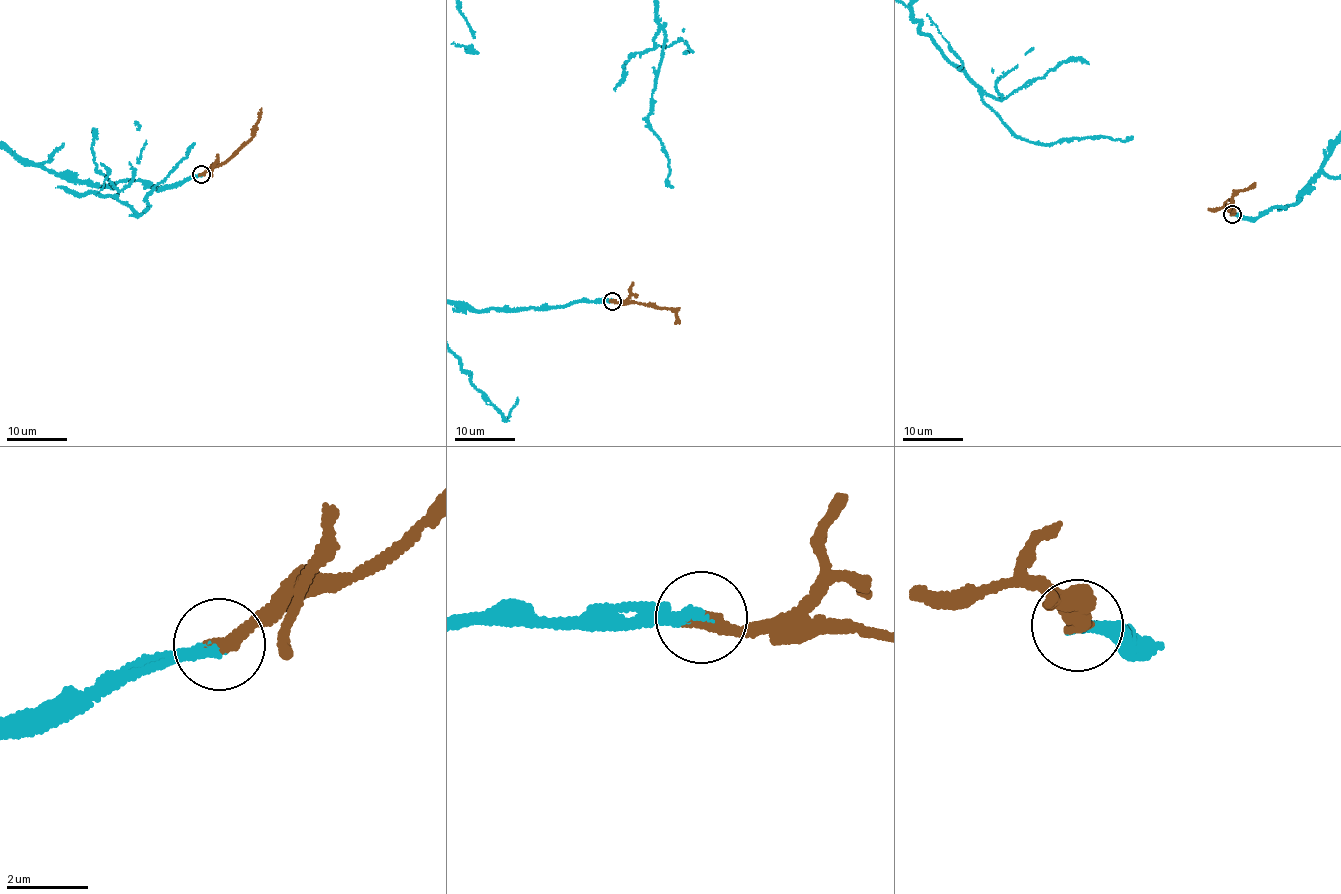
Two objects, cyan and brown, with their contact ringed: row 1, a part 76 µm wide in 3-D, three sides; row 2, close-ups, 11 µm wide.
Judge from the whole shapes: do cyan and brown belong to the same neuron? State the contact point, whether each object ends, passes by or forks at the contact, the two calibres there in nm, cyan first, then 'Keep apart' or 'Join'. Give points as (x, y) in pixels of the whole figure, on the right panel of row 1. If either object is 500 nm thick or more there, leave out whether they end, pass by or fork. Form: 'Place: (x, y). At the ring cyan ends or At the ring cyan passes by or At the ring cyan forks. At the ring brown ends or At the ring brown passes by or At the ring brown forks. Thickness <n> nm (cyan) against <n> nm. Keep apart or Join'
Place: (1232, 214). At the ring cyan ends. At the ring brown ends. Thickness 280 nm (cyan) against 320 nm. Join

